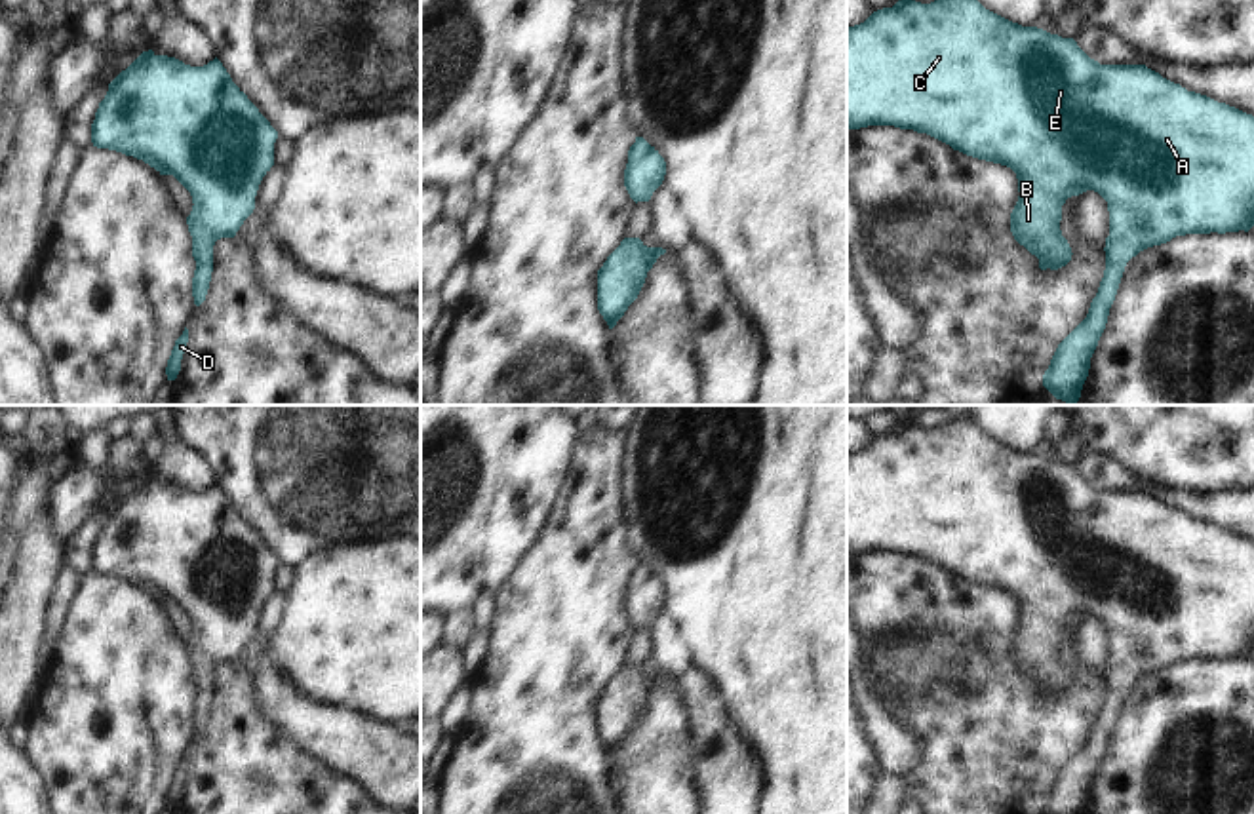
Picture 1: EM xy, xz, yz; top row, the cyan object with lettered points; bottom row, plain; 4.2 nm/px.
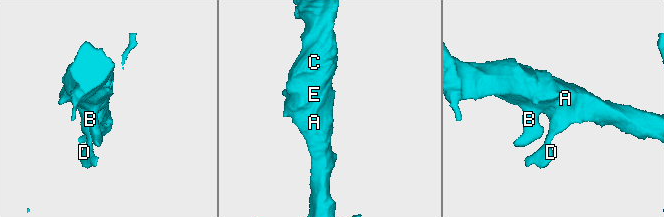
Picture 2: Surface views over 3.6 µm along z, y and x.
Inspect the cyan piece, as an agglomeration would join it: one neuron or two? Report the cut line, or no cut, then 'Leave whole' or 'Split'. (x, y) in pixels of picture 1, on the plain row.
No split. Leave whole

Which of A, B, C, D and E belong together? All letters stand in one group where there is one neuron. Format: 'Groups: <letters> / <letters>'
Groups: A B C D E

